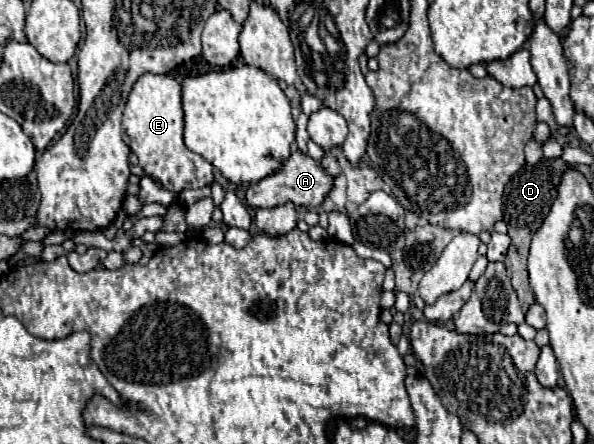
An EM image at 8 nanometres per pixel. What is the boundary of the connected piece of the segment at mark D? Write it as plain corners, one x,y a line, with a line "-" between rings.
542,158
534,166
526,164
510,180
510,184
506,186
506,192
504,192
504,214
506,214
506,220
508,220
508,236
512,238
512,244
508,248
508,256
506,256
504,264
506,264
508,276
512,280
512,286
518,292
518,300
522,304
522,310
528,310
528,306
534,304
534,292
528,284
528,272
526,272
526,258
528,258
530,238
532,238
534,230
538,230
542,220
546,218
546,212
550,210
550,204
554,202
560,176
566,168
568,168
568,164
564,160
546,160
546,158

